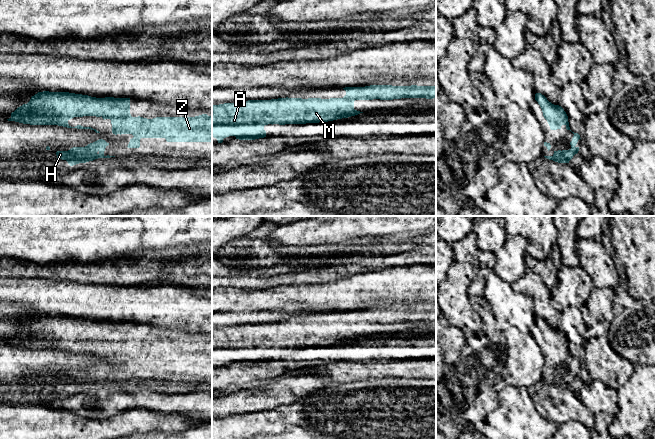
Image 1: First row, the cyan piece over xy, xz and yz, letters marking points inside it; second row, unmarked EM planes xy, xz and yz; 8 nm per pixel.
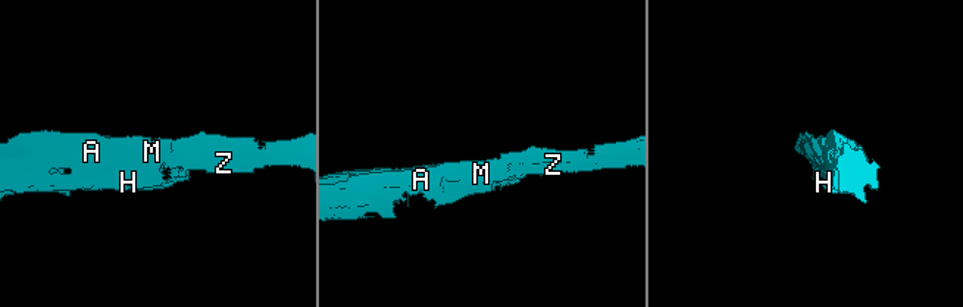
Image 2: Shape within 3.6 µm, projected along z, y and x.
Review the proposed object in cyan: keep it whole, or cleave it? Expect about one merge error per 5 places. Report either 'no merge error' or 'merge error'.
no merge error

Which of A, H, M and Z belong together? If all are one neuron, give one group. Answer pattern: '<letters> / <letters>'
A H M Z

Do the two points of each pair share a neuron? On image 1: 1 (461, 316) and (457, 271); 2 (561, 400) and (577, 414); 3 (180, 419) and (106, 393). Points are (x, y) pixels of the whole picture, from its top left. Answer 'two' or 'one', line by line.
1: one
2: one
3: two

